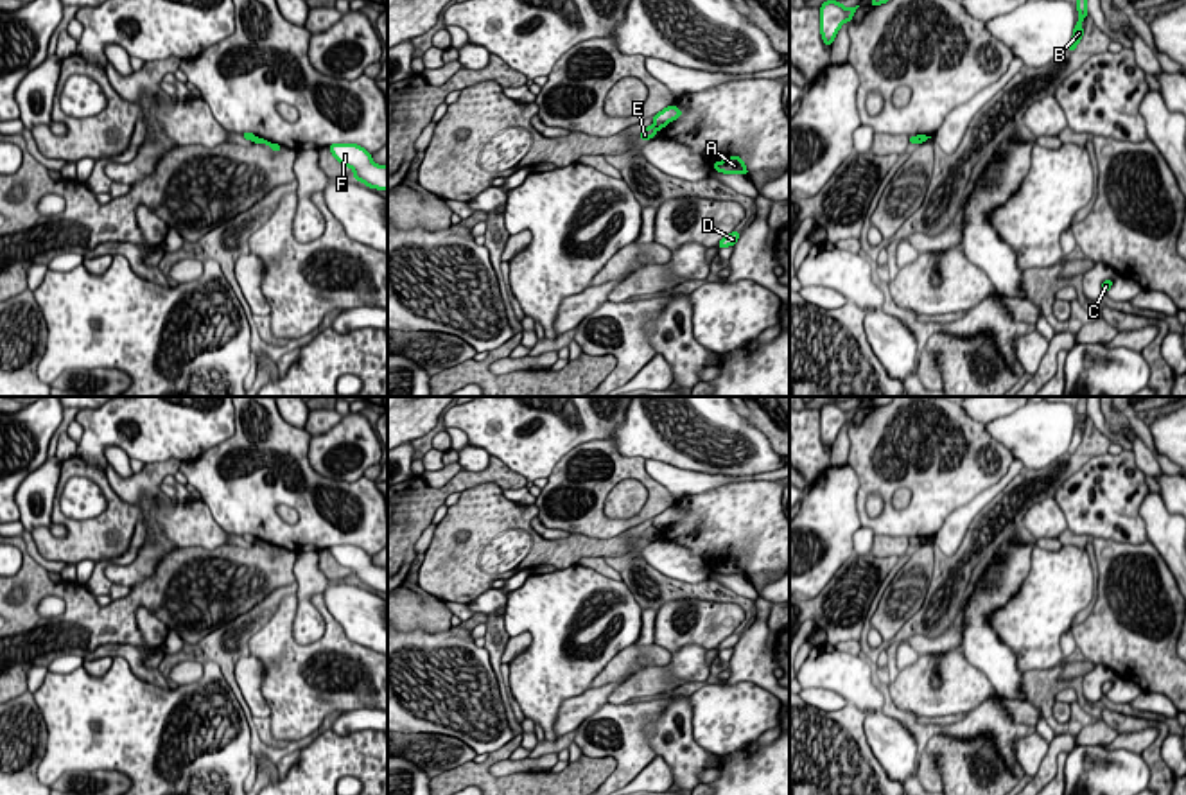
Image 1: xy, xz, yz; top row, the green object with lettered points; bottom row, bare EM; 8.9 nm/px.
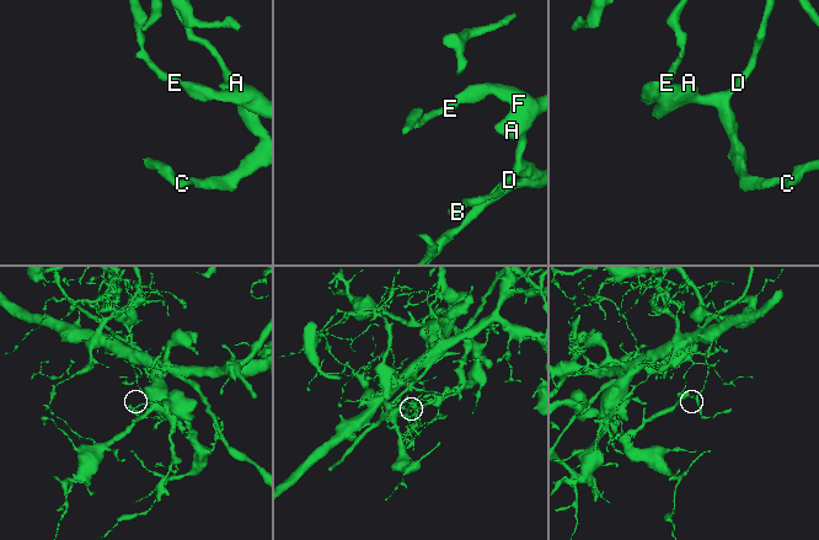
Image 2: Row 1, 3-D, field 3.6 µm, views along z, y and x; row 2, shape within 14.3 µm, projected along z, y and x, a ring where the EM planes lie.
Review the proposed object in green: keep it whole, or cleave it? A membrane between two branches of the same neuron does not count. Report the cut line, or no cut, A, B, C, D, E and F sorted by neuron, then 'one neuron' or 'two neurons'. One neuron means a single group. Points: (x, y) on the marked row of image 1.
cut in xz along (654, 122), (659, 128); A B C D F / E; two neurons

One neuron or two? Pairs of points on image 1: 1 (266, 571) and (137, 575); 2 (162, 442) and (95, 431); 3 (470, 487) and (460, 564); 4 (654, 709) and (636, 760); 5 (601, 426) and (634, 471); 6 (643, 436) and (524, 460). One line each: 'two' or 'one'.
1: two
2: one
3: one
4: one
5: two
6: two

